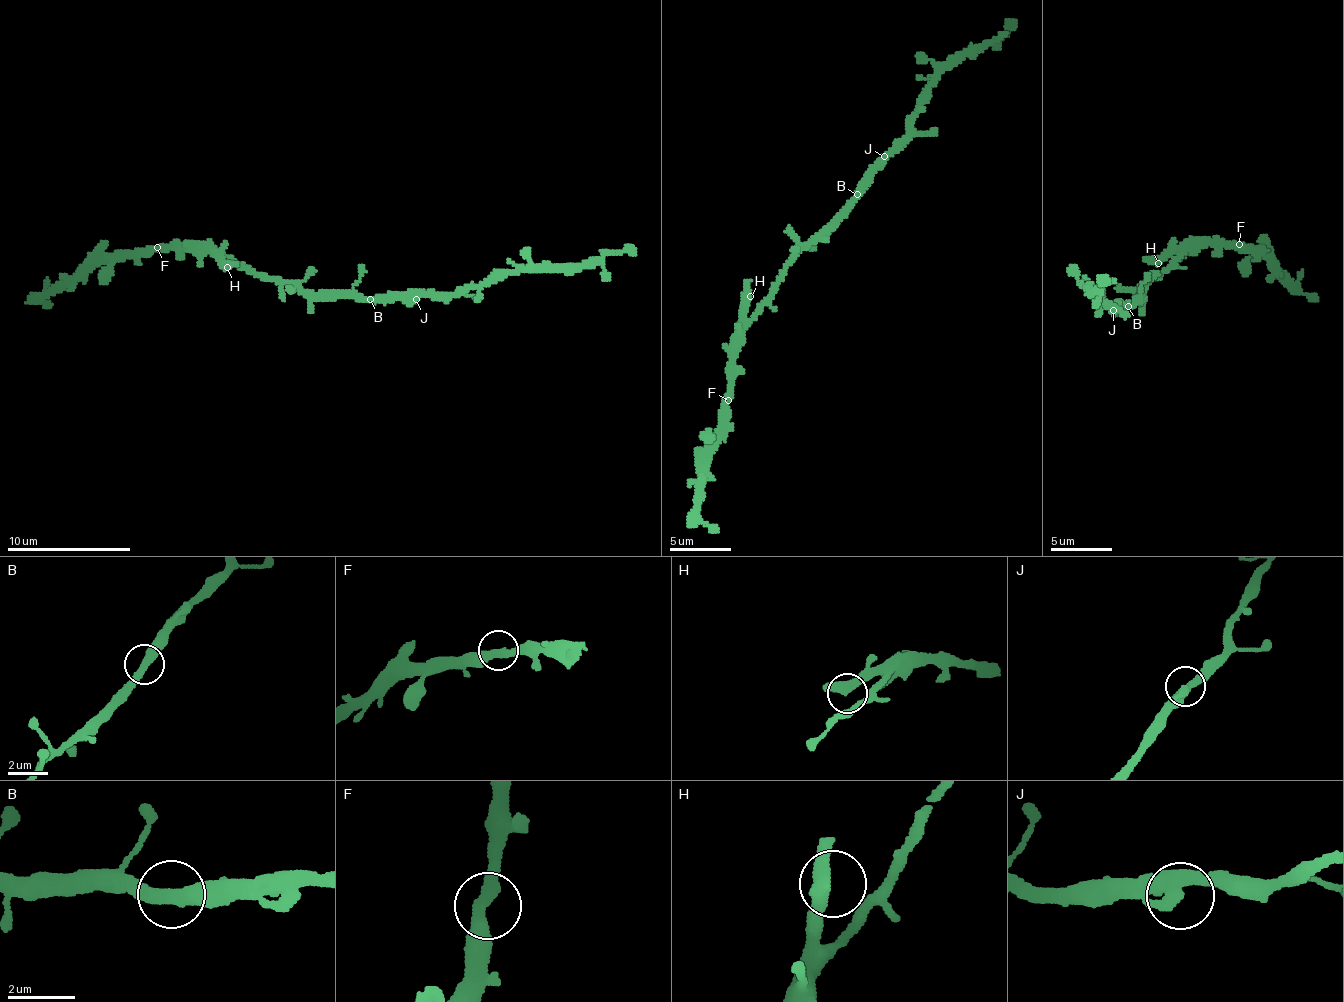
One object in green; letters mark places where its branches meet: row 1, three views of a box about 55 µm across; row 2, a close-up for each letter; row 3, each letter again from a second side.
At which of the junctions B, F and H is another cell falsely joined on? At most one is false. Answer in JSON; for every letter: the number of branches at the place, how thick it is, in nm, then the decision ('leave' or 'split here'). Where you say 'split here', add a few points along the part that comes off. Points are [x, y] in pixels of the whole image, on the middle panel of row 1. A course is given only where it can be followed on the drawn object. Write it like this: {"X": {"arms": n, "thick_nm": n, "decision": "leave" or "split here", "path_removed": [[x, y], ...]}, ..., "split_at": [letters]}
{"B": {"arms": 2, "thick_nm": 400, "decision": "leave"}, "F": {"arms": 2, "thick_nm": 380, "decision": "leave"}, "H": {"arms": 2, "thick_nm": 420, "decision": "leave"}, "split_at": []}

